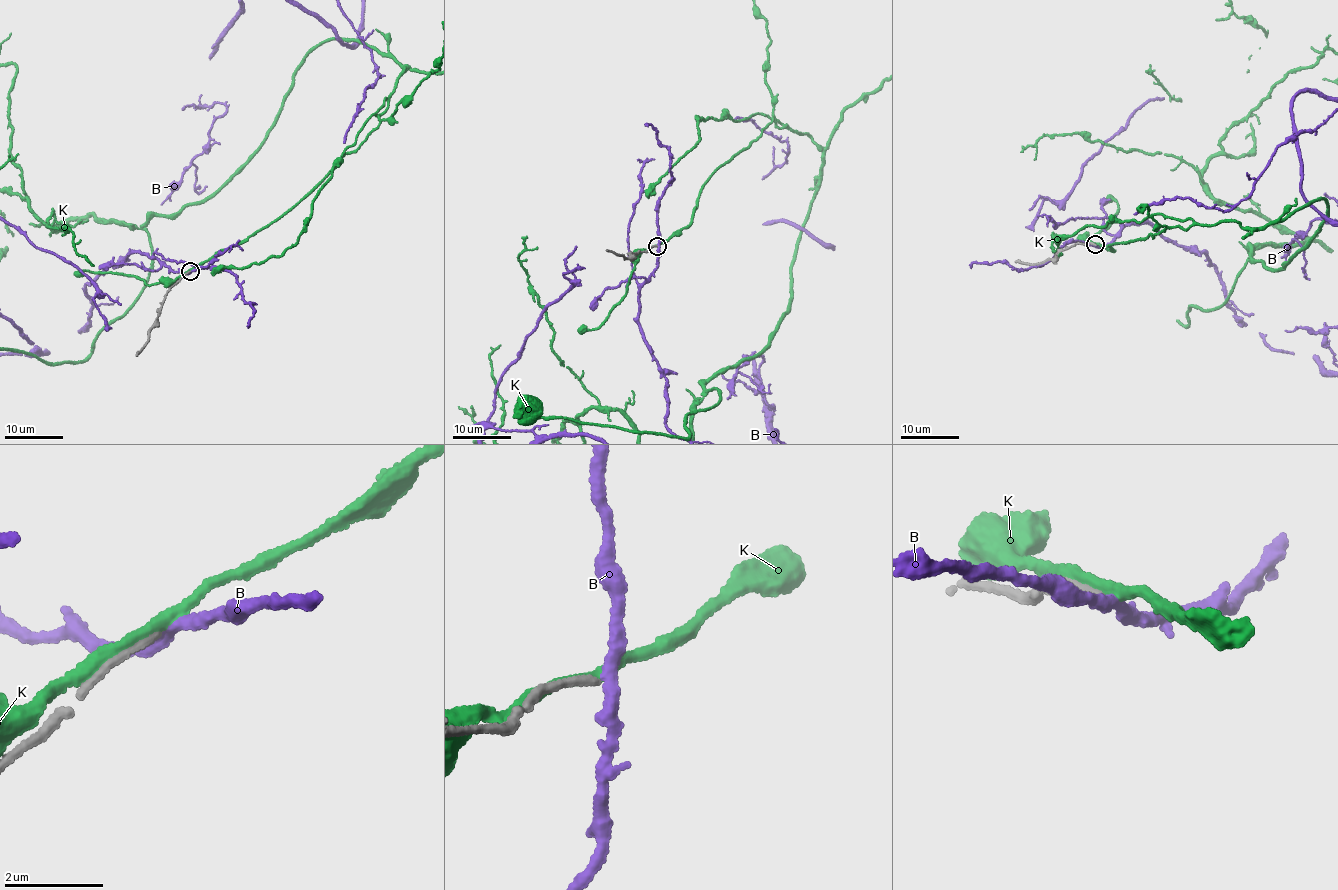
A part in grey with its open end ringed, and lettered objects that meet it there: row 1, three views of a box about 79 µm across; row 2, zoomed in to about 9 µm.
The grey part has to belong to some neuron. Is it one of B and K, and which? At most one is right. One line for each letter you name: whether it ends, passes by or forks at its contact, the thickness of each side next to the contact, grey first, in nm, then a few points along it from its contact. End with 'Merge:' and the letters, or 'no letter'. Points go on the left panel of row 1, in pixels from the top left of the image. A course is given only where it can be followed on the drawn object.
Merge: no letter

